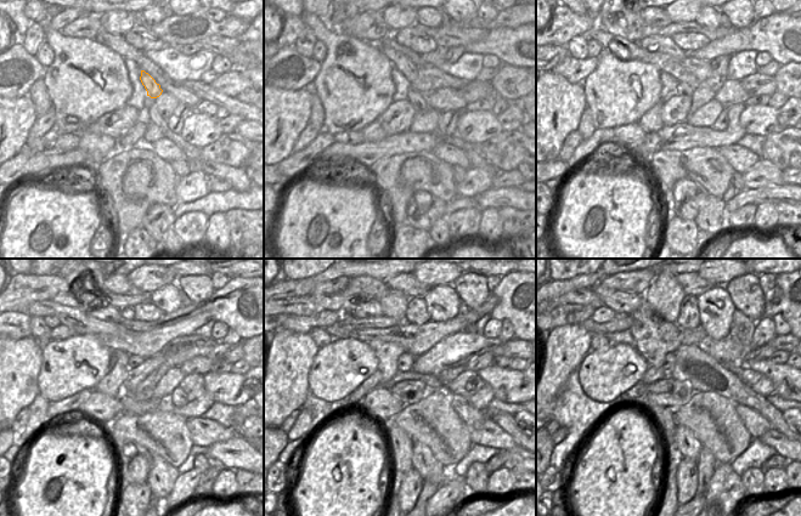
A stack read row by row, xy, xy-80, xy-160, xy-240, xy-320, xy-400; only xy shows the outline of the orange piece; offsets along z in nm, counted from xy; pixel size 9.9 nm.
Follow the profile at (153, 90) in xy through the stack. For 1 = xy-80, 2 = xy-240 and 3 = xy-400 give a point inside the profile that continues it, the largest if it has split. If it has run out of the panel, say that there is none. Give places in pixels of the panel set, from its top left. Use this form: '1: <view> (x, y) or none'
1: xy-80 (398, 60)
2: xy-240 (86, 302)
3: xy-400 (624, 304)

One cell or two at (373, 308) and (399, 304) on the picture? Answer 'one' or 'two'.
two

